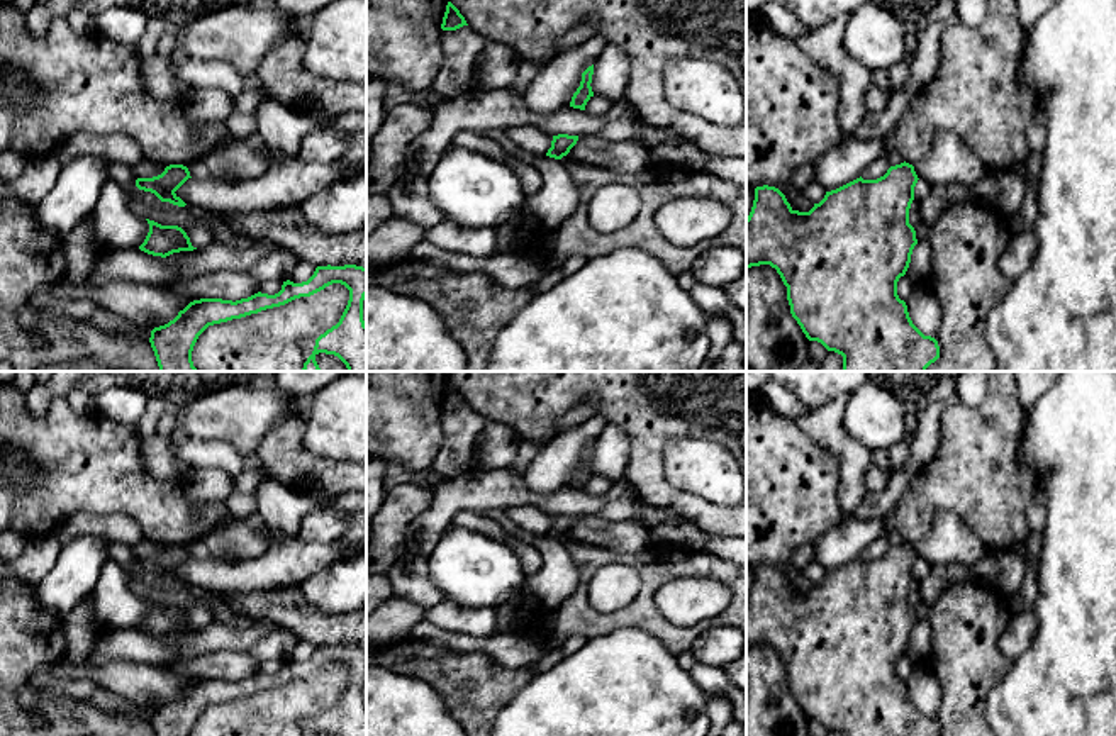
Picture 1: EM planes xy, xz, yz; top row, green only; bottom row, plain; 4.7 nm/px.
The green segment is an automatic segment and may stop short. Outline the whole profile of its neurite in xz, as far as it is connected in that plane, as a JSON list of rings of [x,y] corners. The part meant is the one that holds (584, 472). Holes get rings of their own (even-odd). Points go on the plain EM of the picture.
[[[594,444],[589,446],[583,453],[582,453],[582,461],[580,466],[577,468],[577,471],[572,477],[570,487],[573,488],[580,488],[585,490],[587,482],[594,477],[592,471],[592,454],[594,454]]]

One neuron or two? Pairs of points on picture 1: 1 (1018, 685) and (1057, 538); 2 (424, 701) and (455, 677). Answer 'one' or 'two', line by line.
1: one
2: two

